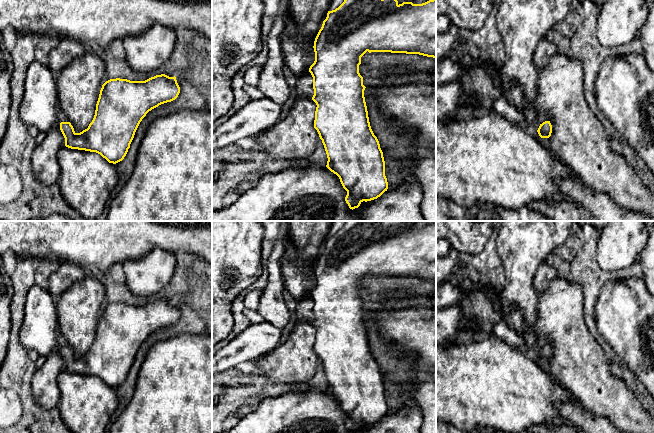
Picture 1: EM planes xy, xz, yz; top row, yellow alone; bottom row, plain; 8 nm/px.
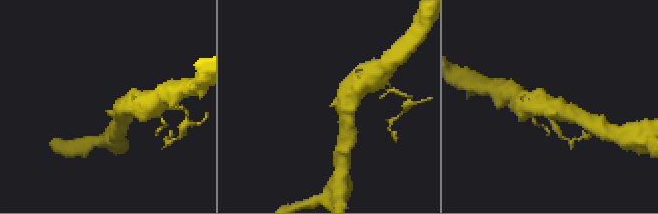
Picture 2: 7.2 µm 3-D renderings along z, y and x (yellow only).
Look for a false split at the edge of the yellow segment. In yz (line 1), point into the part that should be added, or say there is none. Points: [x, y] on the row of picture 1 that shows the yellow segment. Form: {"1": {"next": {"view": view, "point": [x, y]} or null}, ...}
{"1": {"next": null}}

